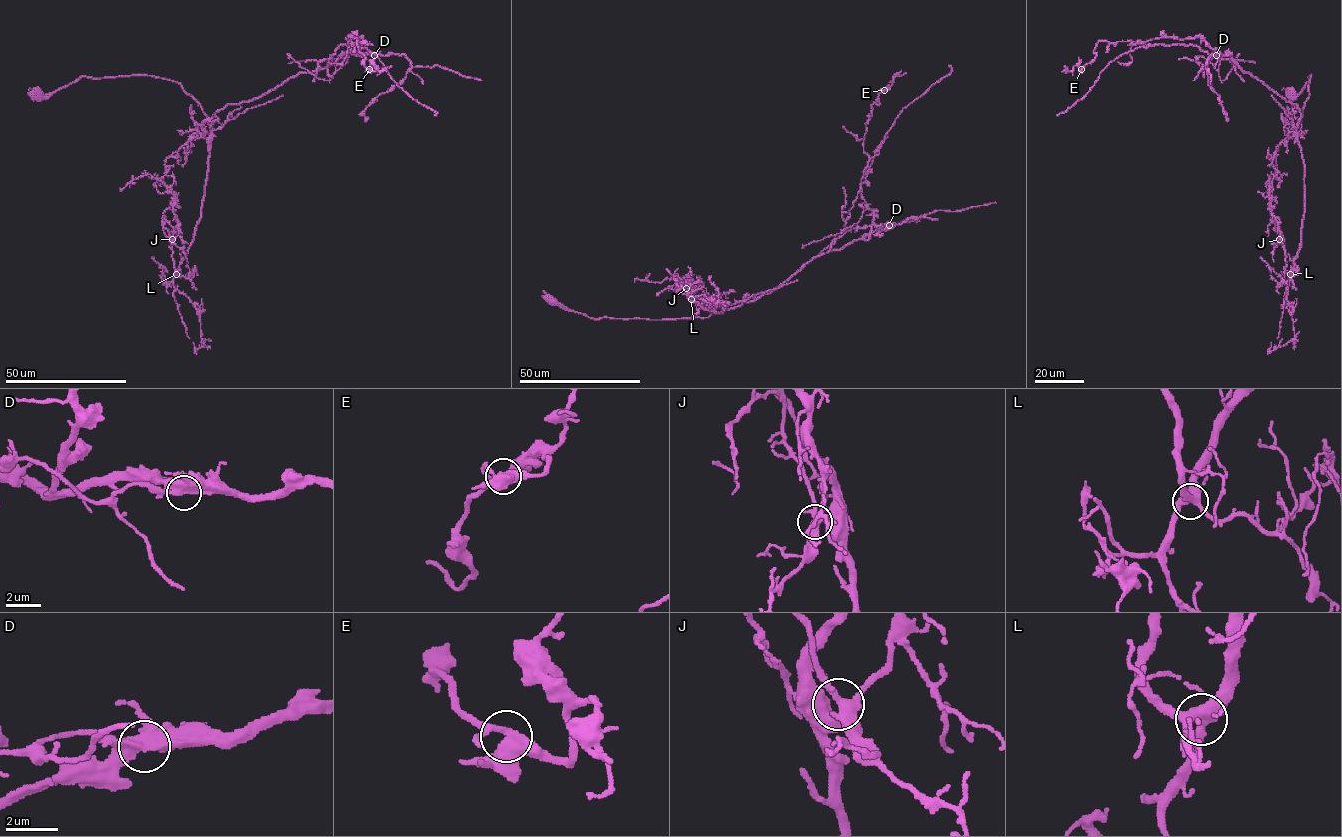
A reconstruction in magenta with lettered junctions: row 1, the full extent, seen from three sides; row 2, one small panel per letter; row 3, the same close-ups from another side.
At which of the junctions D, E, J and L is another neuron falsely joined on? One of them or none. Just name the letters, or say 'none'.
D

